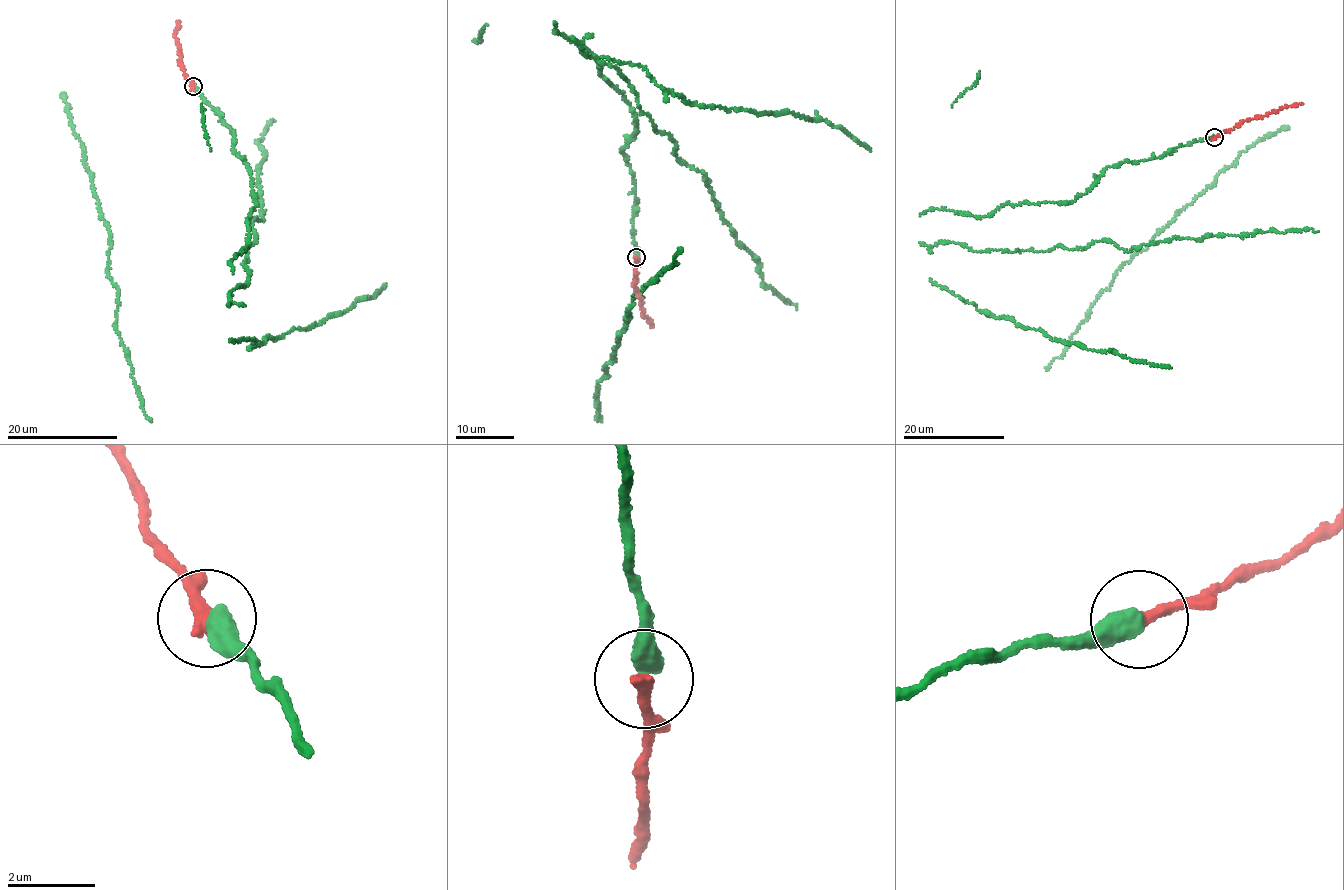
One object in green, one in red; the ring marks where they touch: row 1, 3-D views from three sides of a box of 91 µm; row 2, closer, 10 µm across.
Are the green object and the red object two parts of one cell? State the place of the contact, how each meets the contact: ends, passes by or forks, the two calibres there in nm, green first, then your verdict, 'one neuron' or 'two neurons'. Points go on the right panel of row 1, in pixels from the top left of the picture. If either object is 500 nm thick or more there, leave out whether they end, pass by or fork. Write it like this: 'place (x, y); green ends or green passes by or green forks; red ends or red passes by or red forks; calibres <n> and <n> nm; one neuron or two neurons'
place (1214, 137); calibres 550 and 320 nm; one neuron

